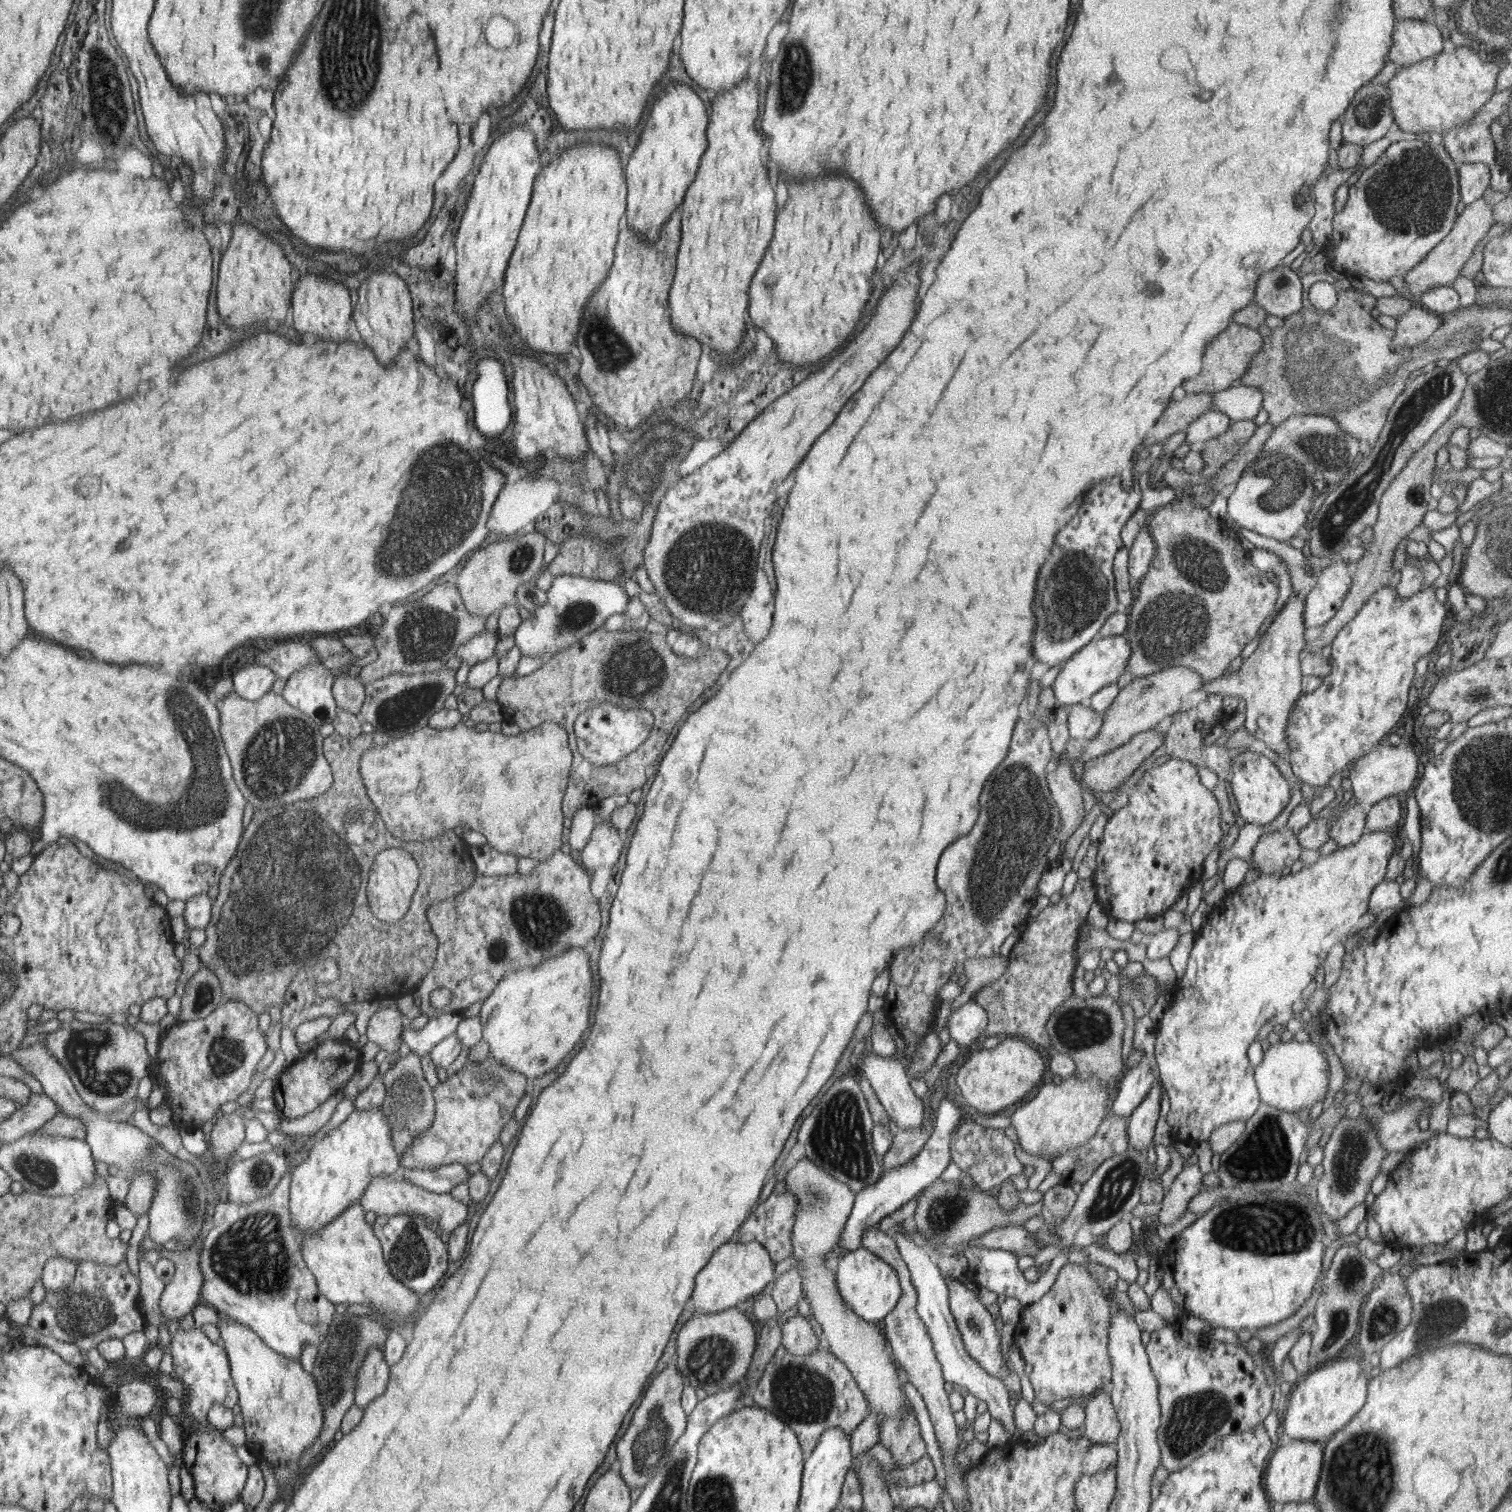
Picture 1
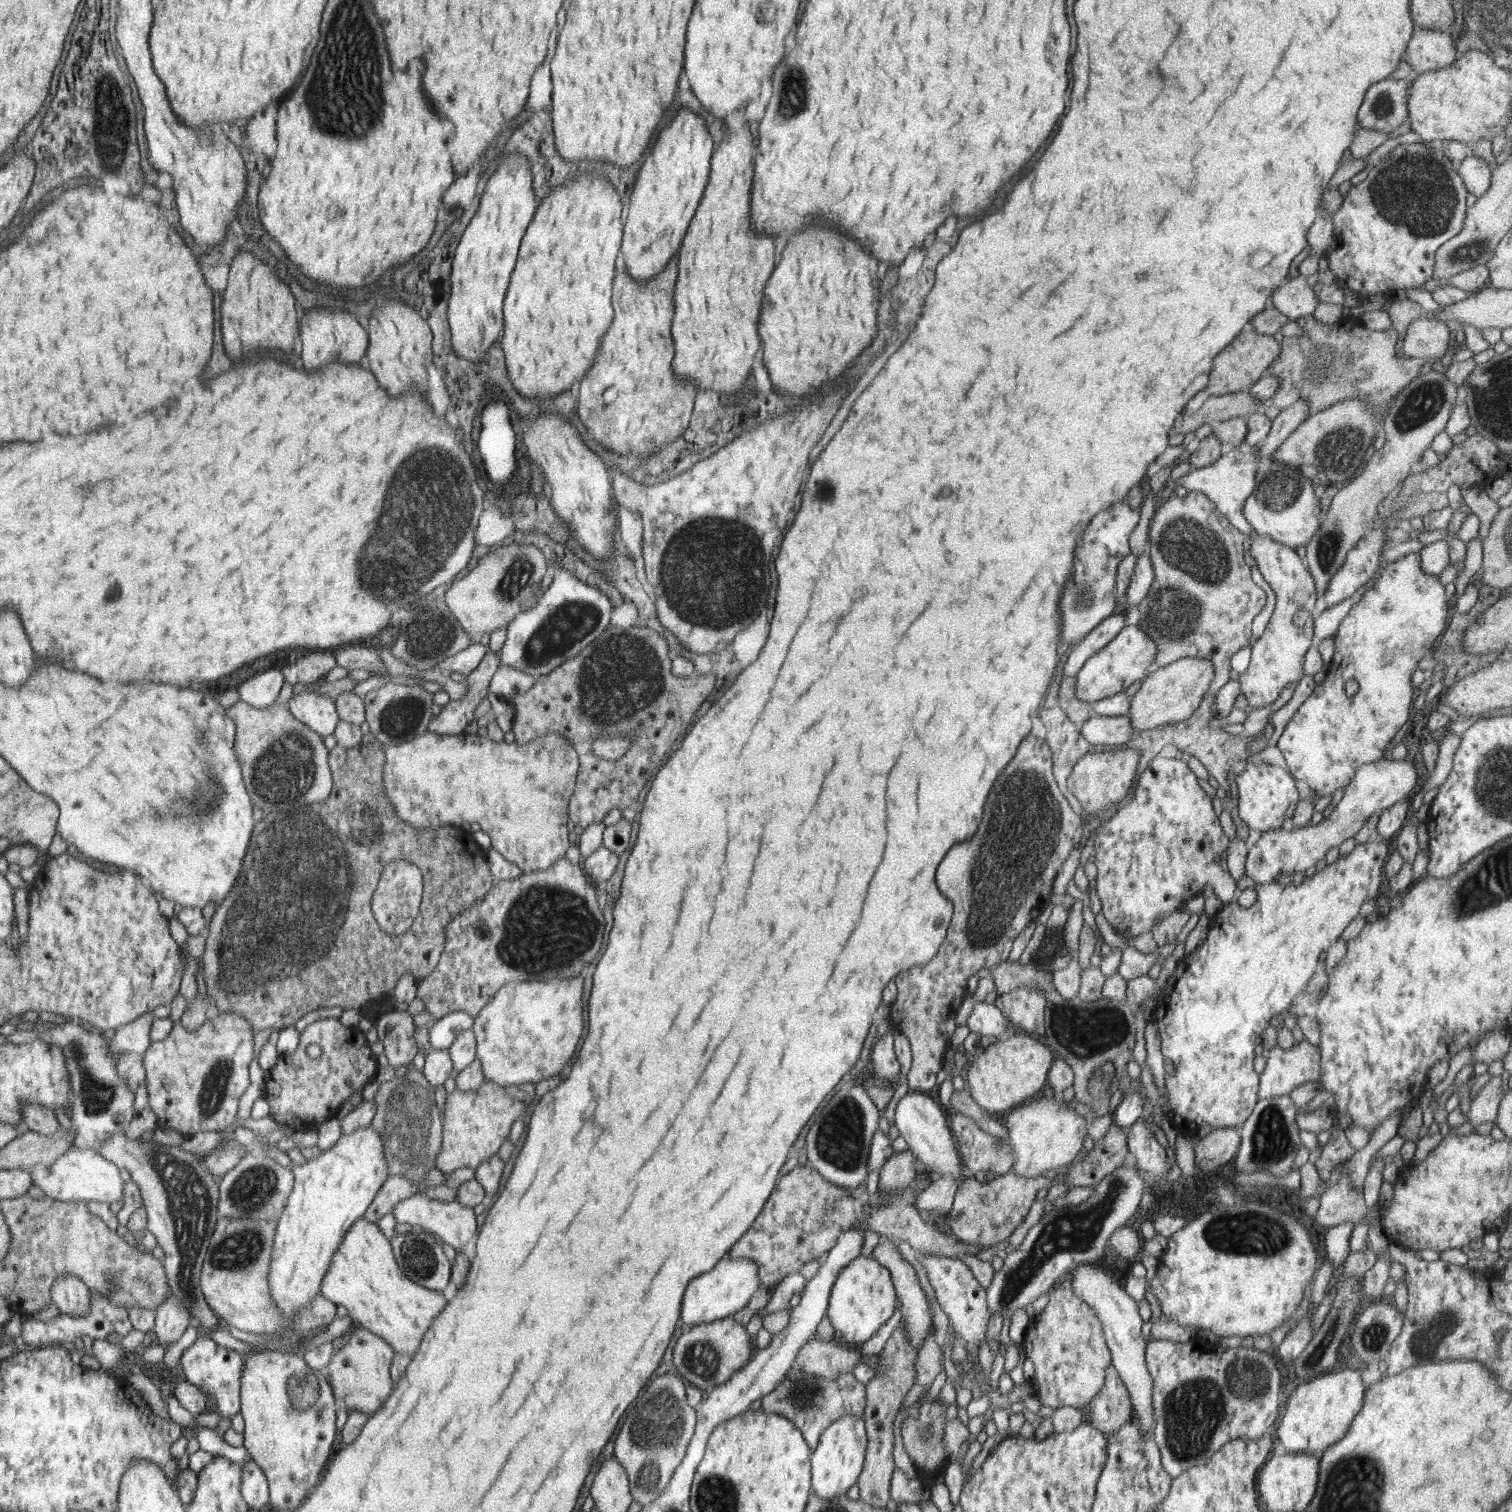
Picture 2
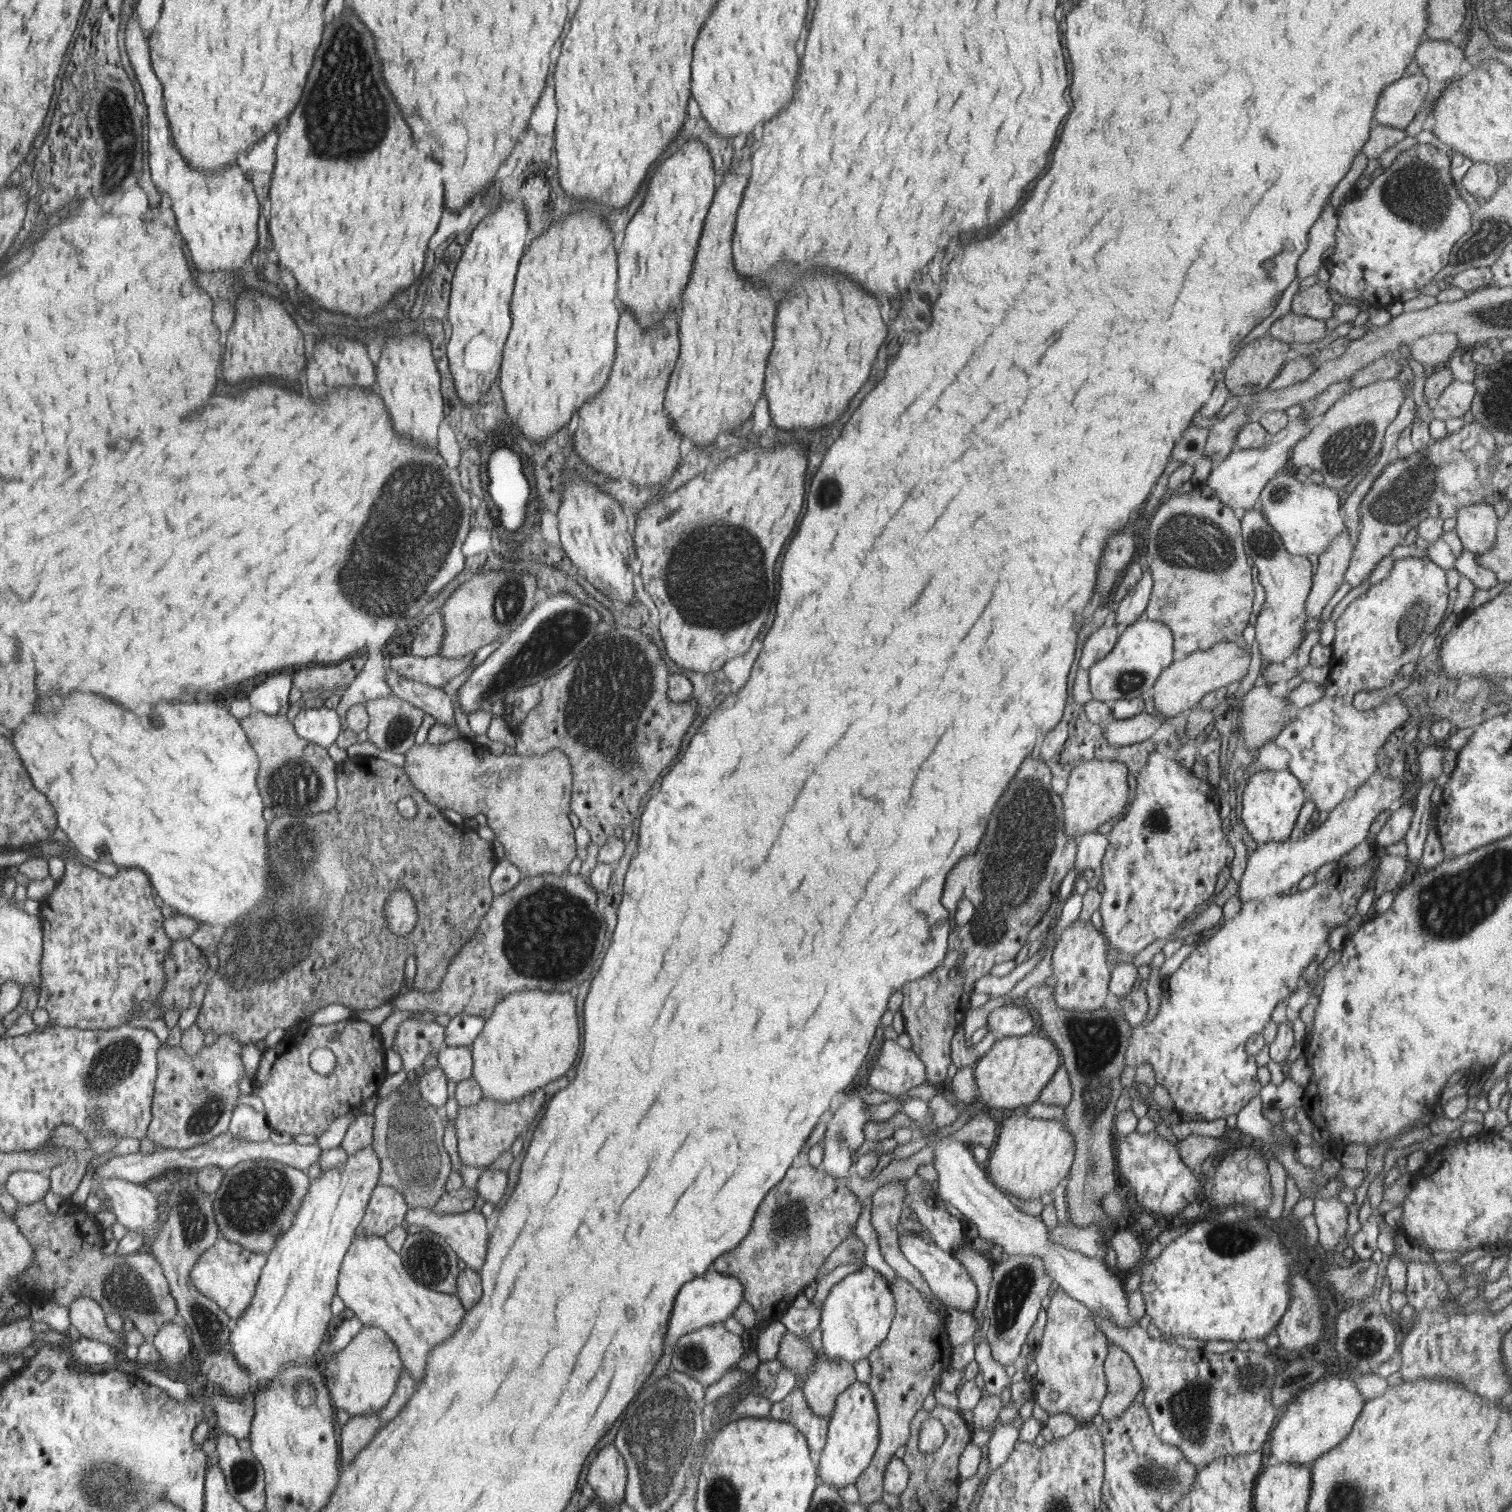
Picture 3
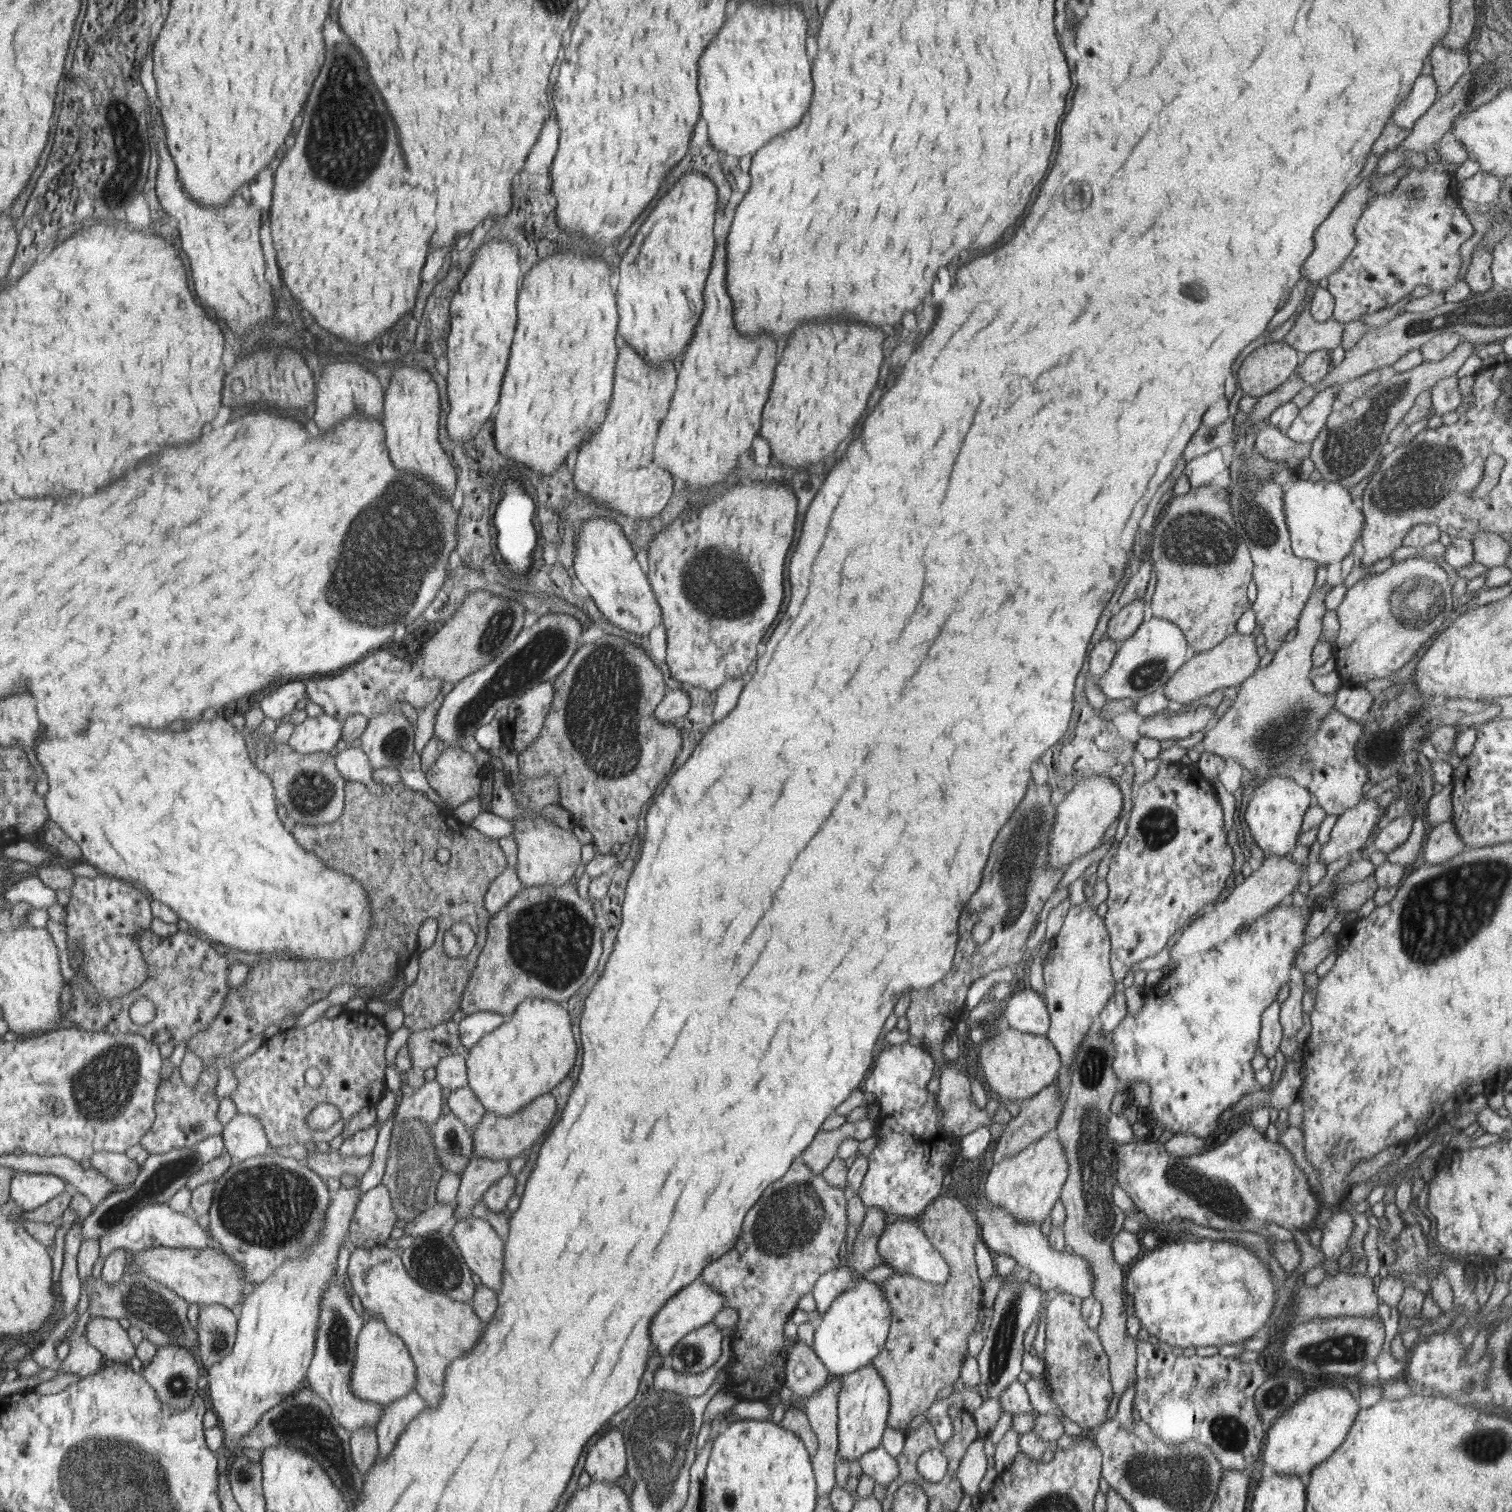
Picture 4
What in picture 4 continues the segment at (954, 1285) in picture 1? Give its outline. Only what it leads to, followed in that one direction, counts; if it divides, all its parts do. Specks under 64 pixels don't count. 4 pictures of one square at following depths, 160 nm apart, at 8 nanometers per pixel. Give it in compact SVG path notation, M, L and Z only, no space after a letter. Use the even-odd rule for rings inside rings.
M902 1218L894 1224L887 1225L878 1242L878 1253L885 1260L886 1265L892 1266L892 1269L897 1271L910 1273L910 1276L923 1283L946 1286L946 1282L950 1280L948 1263L942 1259L938 1250L934 1249L930 1240L925 1236L924 1230L914 1220Z

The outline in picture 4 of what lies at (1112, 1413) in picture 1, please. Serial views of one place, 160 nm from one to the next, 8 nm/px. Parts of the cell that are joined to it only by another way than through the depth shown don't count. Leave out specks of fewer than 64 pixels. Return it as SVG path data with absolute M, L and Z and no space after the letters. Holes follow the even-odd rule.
M1095 1023L1091 1028L1089 1028L1089 1031L1086 1033L1086 1036L1084 1037L1084 1040L1082 1041L1082 1044L1078 1047L1078 1050L1075 1054L1074 1064L1071 1068L1071 1086L1069 1087L1068 1093L1066 1094L1066 1100L1063 1104L1063 1109L1061 1112L1061 1115L1059 1116L1059 1119L1057 1120L1057 1126L1055 1129L1055 1134L1058 1137L1060 1144L1062 1145L1062 1148L1064 1149L1067 1161L1068 1161L1068 1176L1067 1179L1064 1181L1063 1187L1061 1188L1060 1193L1060 1200L1062 1201L1062 1204L1064 1205L1064 1208L1066 1209L1066 1222L1064 1222L1063 1230L1064 1230L1064 1236L1066 1238L1066 1245L1068 1247L1072 1247L1074 1249L1074 1253L1076 1255L1080 1255L1086 1263L1088 1263L1088 1266L1090 1267L1090 1271L1092 1271L1092 1275L1094 1275L1094 1297L1096 1297L1101 1302L1101 1319L1099 1322L1099 1325L1095 1329L1095 1331L1098 1333L1100 1344L1102 1344L1102 1347L1104 1348L1105 1354L1107 1355L1107 1358L1109 1359L1109 1375L1111 1378L1111 1385L1113 1386L1113 1392L1114 1394L1117 1394L1118 1396L1121 1396L1121 1394L1130 1386L1134 1385L1136 1382L1136 1365L1137 1365L1137 1344L1136 1339L1130 1337L1128 1334L1128 1331L1126 1331L1126 1319L1128 1316L1126 1315L1126 1306L1127 1303L1125 1302L1126 1294L1125 1293L1125 1285L1124 1285L1124 1270L1122 1270L1122 1265L1116 1263L1116 1260L1113 1256L1112 1251L1112 1242L1113 1239L1120 1233L1123 1229L1121 1226L1124 1224L1124 1219L1126 1218L1124 1212L1116 1206L1114 1203L1114 1199L1112 1199L1112 1187L1115 1185L1115 1179L1114 1175L1116 1174L1116 1158L1114 1157L1114 1151L1116 1149L1116 1146L1113 1144L1112 1140L1107 1135L1107 1124L1110 1118L1110 1115L1112 1114L1110 1111L1110 1104L1112 1102L1112 1098L1114 1098L1114 1095L1116 1092L1118 1092L1118 1086L1119 1086L1119 1080L1118 1077L1113 1073L1112 1068L1112 1061L1114 1060L1114 1055L1116 1054L1116 1049L1113 1043L1112 1035L1107 1036L1105 1032L1101 1032L1099 1030L1099 1025Z

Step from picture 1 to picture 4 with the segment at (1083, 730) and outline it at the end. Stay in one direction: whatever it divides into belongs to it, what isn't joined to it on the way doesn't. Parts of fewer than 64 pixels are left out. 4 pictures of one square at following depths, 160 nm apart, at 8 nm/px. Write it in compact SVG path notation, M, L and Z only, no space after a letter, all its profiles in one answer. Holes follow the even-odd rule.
M1198 706L1189 712L1177 713L1169 717L1158 713L1145 717L1138 727L1138 734L1142 738L1152 738L1163 741L1166 739L1186 739L1197 732L1208 729L1209 722L1216 717L1216 708Z

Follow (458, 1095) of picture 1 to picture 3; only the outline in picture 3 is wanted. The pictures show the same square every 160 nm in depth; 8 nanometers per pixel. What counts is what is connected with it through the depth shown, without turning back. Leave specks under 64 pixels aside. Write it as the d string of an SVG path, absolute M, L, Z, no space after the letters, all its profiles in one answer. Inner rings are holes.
M544 1089L535 1090L519 1100L510 1102L498 1101L483 1097L473 1106L459 1106L457 1114L457 1147L460 1158L466 1166L485 1167L498 1160L518 1138L526 1126L536 1120L546 1102Z

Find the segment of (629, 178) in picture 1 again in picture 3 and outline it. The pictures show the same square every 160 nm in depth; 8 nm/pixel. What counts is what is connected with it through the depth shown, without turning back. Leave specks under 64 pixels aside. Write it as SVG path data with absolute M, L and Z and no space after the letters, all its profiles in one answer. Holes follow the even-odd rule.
M689 138L681 144L681 148L674 148L674 153L660 162L651 175L644 203L625 229L622 247L618 251L621 282L618 291L621 292L620 299L623 306L634 312L643 330L658 325L670 309L674 309L677 315L682 312L682 295L689 285L690 271L694 265L704 221L717 192L714 188L716 178L714 178L715 168L712 168L712 157L708 146L705 142L701 142L700 138Z

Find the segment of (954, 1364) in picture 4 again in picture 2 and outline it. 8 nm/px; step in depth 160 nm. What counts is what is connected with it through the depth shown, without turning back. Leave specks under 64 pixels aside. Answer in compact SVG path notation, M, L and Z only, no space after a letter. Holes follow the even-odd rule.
M901 1321L892 1332L884 1349L879 1353L879 1361L875 1366L877 1375L865 1385L866 1406L863 1416L866 1423L868 1446L865 1463L860 1473L857 1486L859 1498L869 1505L885 1508L891 1498L891 1478L895 1469L892 1451L894 1450L894 1419L901 1410L903 1400L915 1385L916 1357L919 1350L908 1344L907 1322Z

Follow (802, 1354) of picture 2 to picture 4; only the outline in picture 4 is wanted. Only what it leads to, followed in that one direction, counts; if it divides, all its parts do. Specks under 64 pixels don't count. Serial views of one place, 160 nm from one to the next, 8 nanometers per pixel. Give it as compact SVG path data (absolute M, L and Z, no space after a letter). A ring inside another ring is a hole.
M838 1377L837 1380L830 1379L818 1392L814 1392L810 1398L801 1402L810 1426L816 1433L816 1438L818 1439L816 1454L811 1457L817 1485L817 1496L822 1496L823 1494L829 1495L834 1485L836 1485L835 1463L839 1454L837 1400L842 1386L841 1380L842 1377Z

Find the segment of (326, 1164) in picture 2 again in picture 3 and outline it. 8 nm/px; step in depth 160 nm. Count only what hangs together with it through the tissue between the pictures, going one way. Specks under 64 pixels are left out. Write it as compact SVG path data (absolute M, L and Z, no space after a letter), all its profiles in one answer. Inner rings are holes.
M371 1146L348 1155L346 1162L336 1169L322 1170L322 1175L312 1180L309 1193L297 1211L293 1226L282 1235L268 1254L257 1292L246 1313L237 1318L228 1345L237 1356L237 1362L248 1370L250 1378L254 1378L256 1386L269 1384L291 1362L308 1362L308 1356L318 1350L328 1322L332 1320L330 1302L336 1294L336 1284L340 1281L340 1264L344 1264L344 1254L349 1252L348 1248L353 1244L352 1238L357 1236L357 1228L365 1217L373 1190L380 1184L379 1178L380 1161Z

